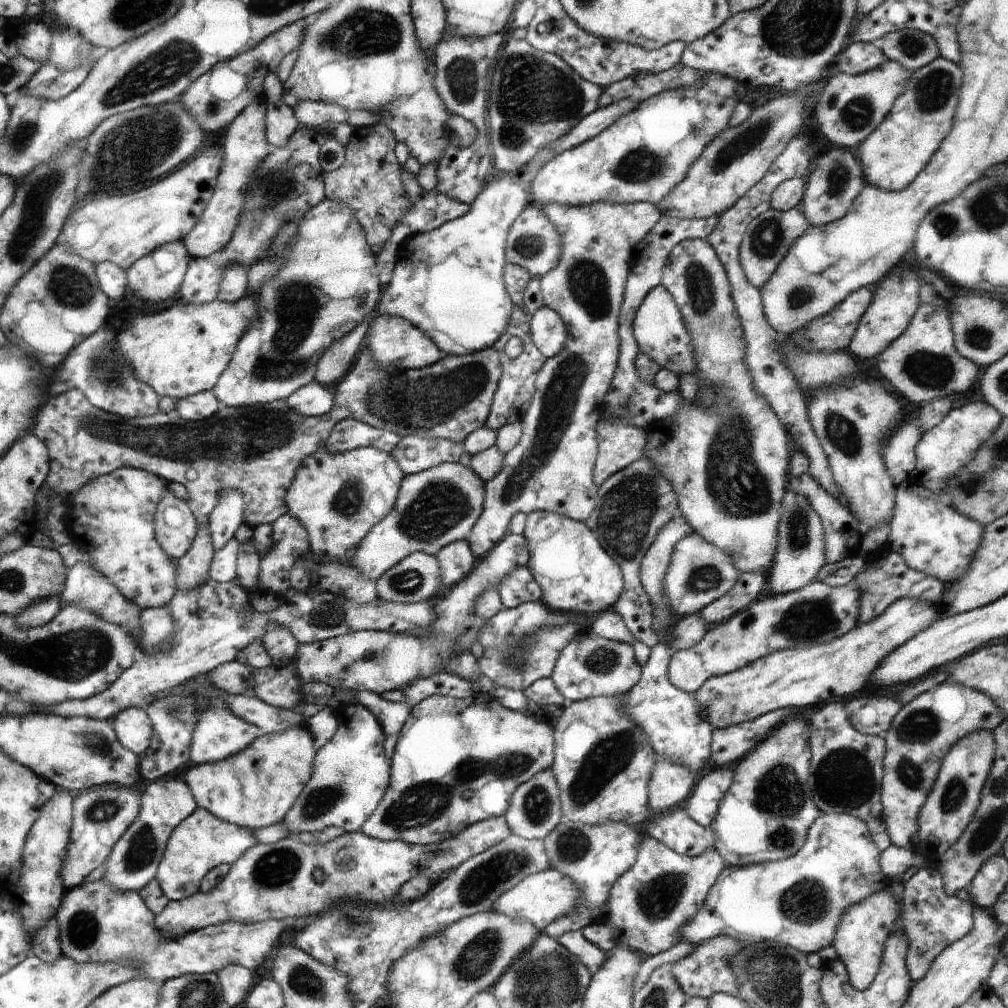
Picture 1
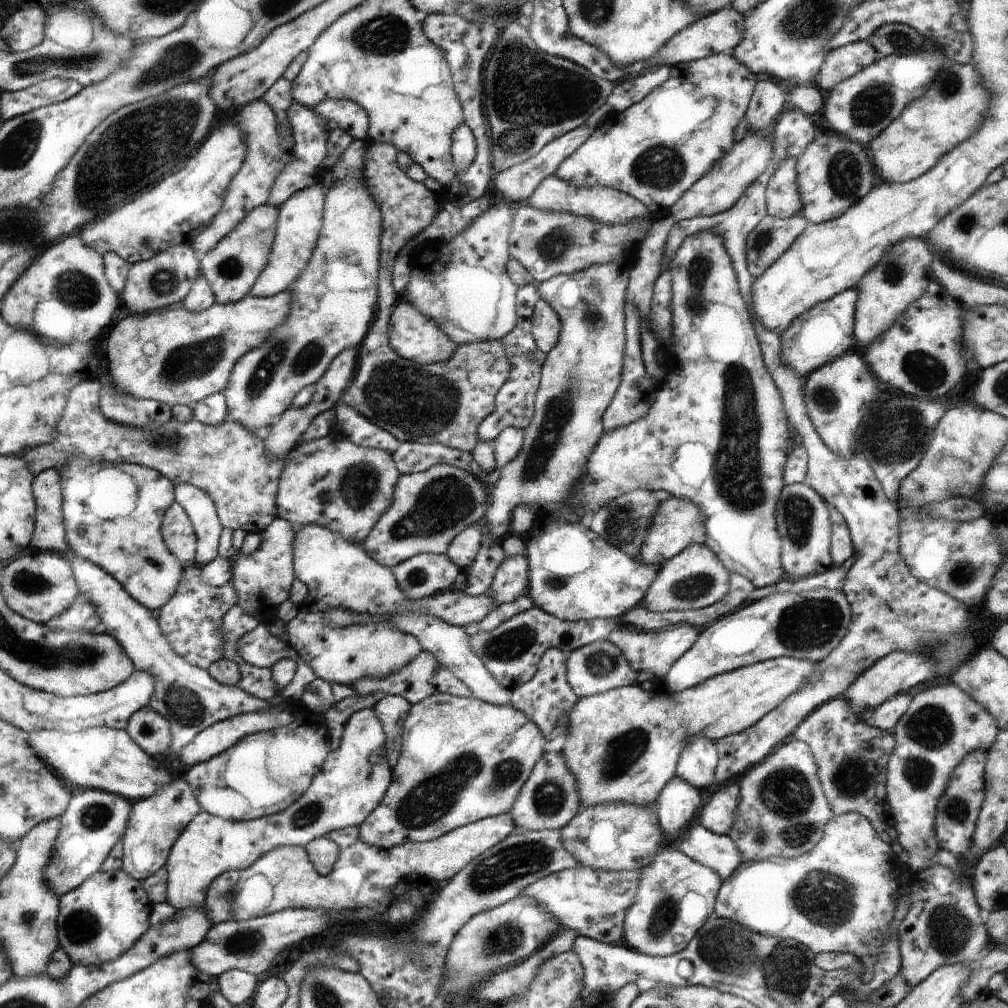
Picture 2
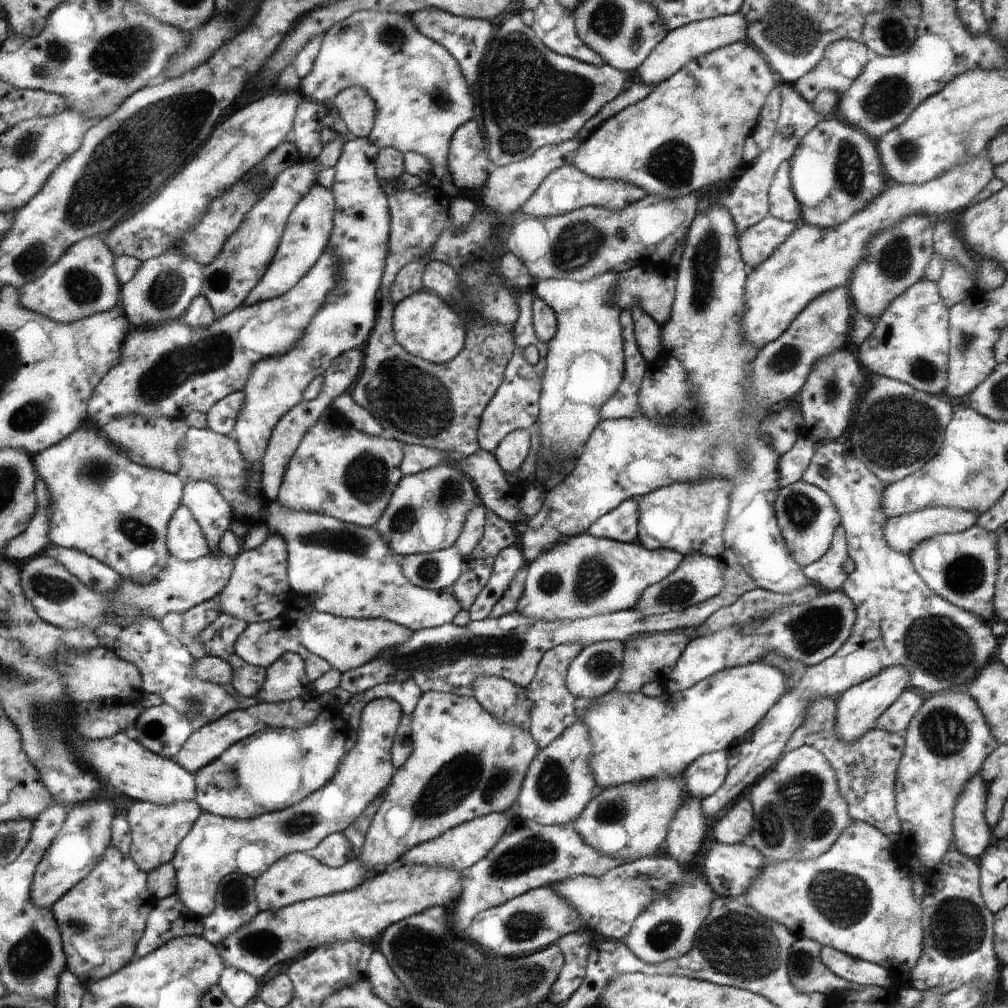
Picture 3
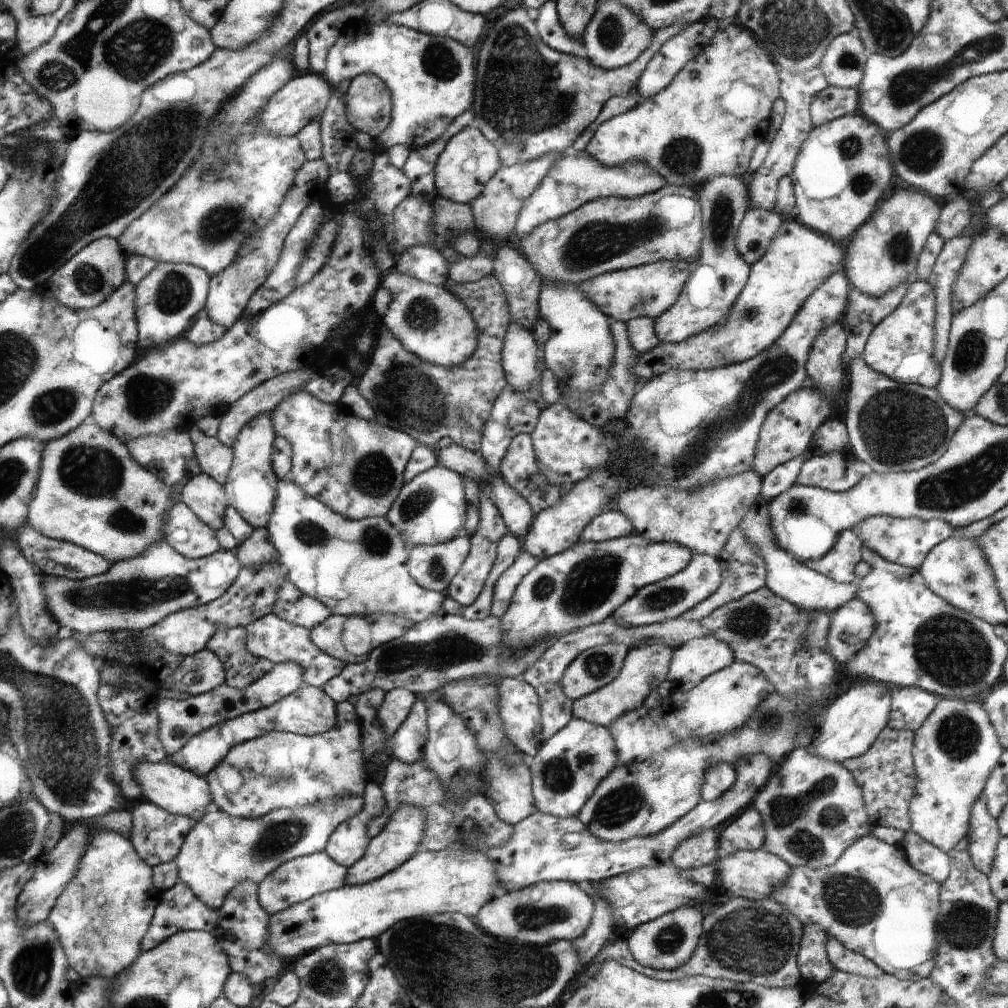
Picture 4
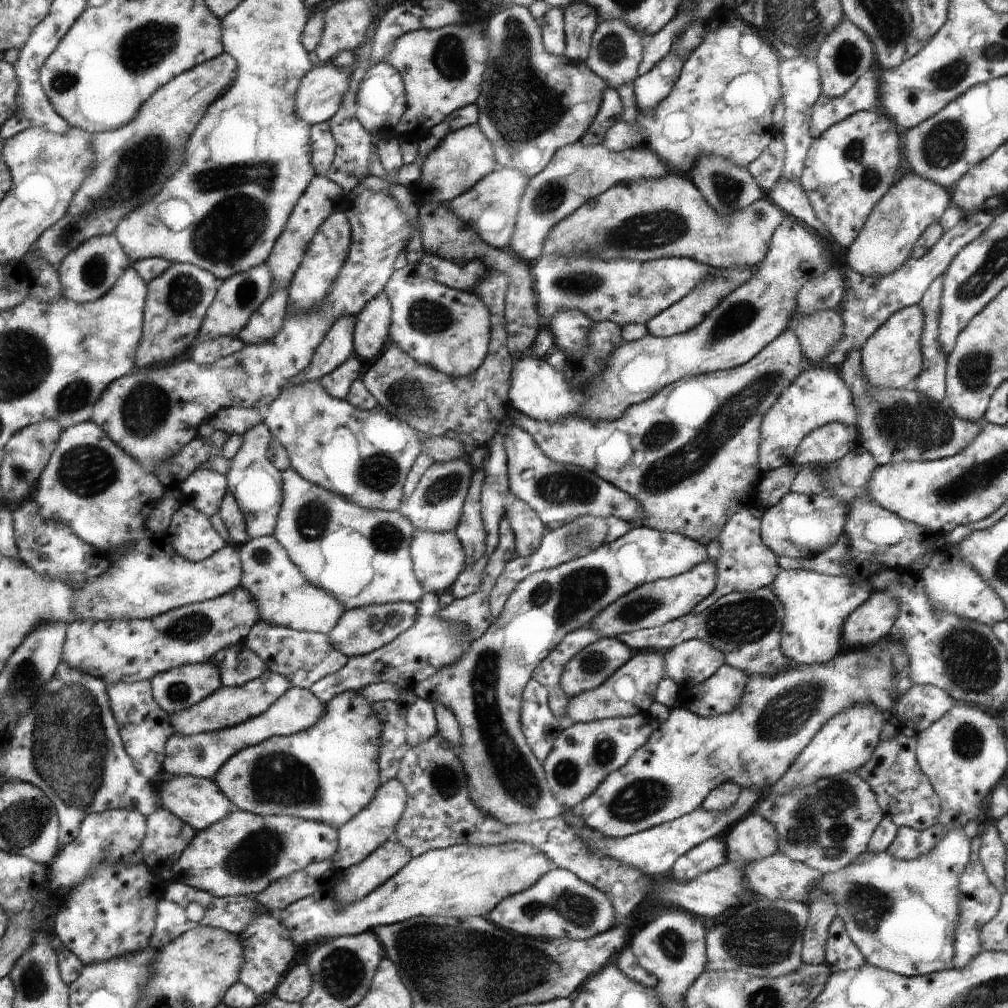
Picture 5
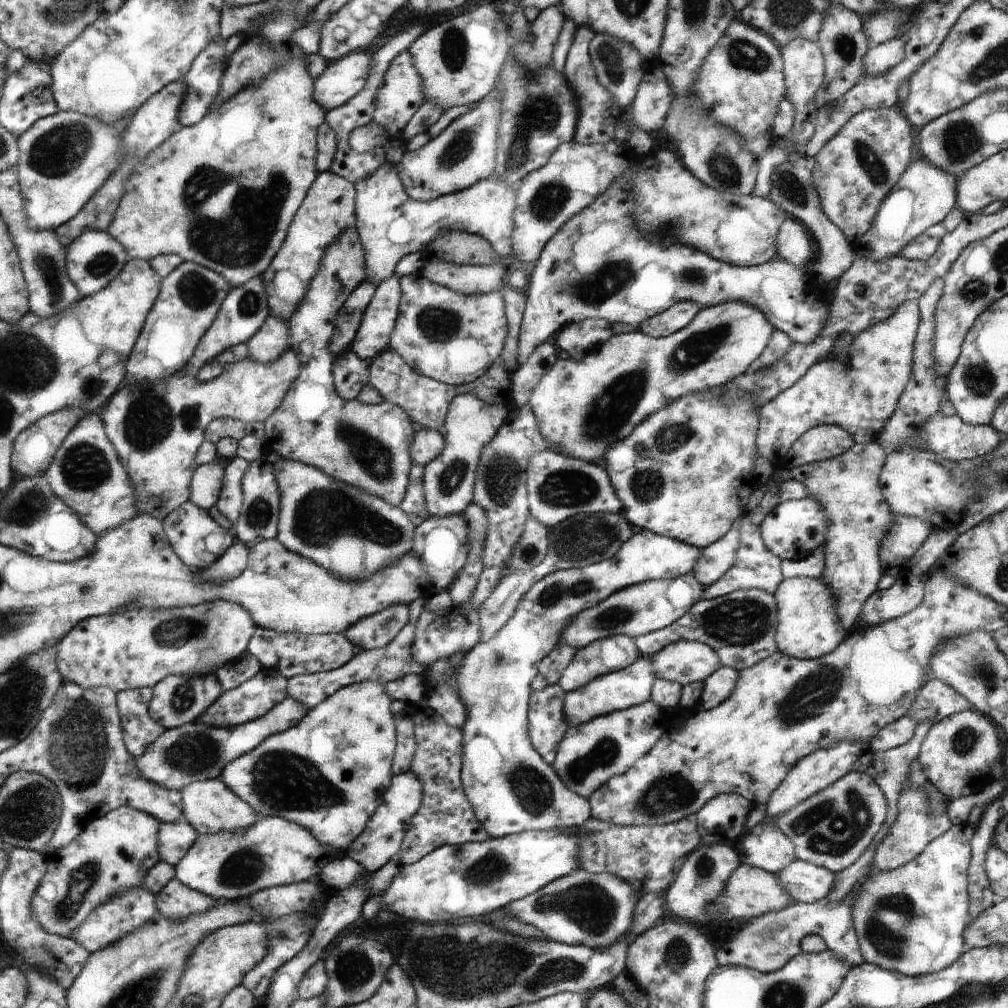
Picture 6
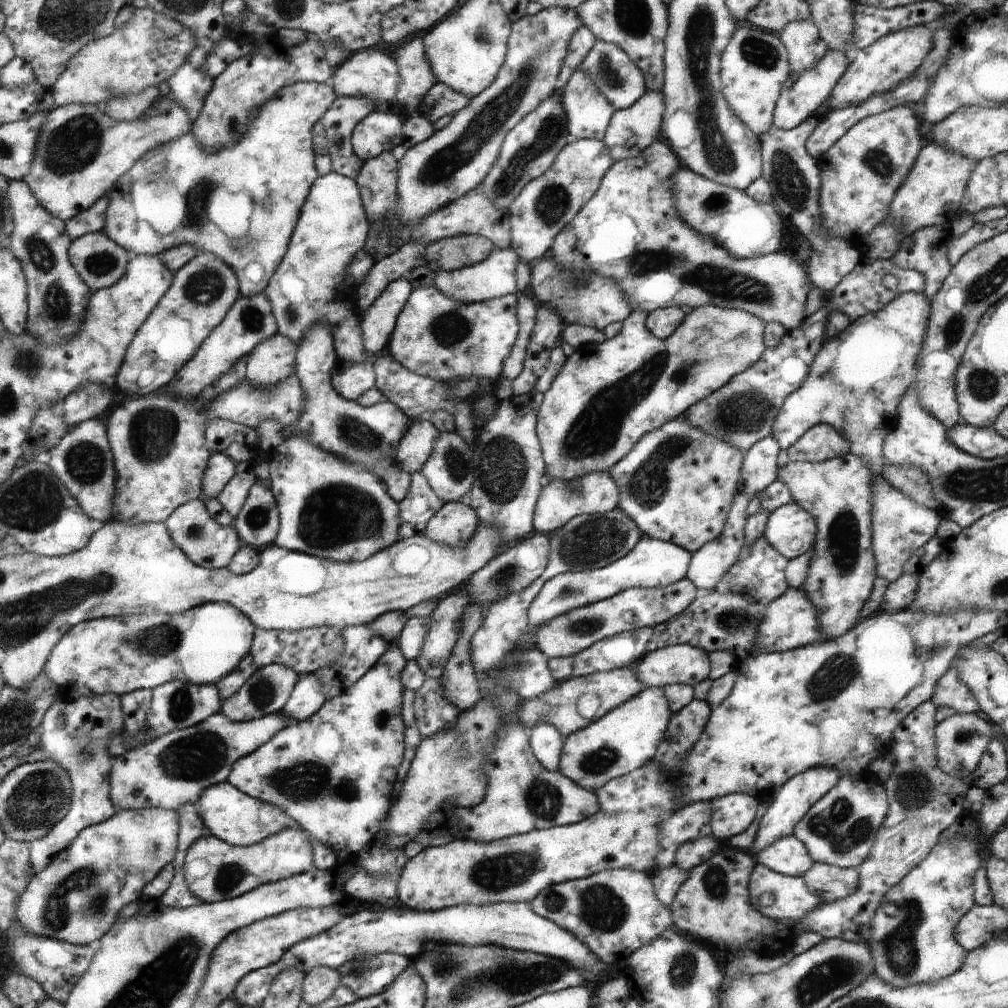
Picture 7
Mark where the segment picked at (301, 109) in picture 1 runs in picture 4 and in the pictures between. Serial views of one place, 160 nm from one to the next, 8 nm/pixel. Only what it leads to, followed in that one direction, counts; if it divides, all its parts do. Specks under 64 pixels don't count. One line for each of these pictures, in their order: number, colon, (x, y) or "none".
2: (351, 117)
3: (357, 107)
4: (368, 105)

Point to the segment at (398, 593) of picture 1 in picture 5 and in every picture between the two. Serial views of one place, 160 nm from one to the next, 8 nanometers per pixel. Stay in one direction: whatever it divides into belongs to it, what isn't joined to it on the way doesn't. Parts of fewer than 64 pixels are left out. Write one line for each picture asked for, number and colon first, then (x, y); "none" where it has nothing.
2: (421, 576)
3: (437, 570)
4: (434, 567)
5: (438, 558)

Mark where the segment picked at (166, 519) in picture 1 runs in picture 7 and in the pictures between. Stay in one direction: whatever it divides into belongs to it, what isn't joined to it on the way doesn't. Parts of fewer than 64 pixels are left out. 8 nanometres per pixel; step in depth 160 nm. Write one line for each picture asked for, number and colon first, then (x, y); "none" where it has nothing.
2: (177, 529)
3: (186, 540)
4: (187, 534)
5: (190, 532)
6: (197, 538)
7: (209, 544)

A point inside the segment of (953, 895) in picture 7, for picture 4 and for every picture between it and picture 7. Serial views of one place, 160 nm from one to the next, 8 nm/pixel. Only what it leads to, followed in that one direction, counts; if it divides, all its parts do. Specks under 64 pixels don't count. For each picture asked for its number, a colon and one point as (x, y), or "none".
4: (871, 900)
5: (902, 915)
6: (910, 920)

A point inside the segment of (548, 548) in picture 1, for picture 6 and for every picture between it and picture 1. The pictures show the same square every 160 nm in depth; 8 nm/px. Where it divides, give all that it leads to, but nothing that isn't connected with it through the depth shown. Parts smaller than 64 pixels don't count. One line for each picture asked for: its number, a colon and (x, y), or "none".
2: (576, 574)
3: (585, 576)
4: (589, 582)
5: (485, 688)
6: (511, 788)

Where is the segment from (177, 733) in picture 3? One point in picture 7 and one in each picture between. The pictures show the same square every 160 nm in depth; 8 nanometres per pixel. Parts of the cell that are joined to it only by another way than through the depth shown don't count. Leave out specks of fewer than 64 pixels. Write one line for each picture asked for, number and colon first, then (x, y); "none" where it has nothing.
4: (179, 721)
5: (230, 706)
6: (254, 698)
7: (267, 691)

